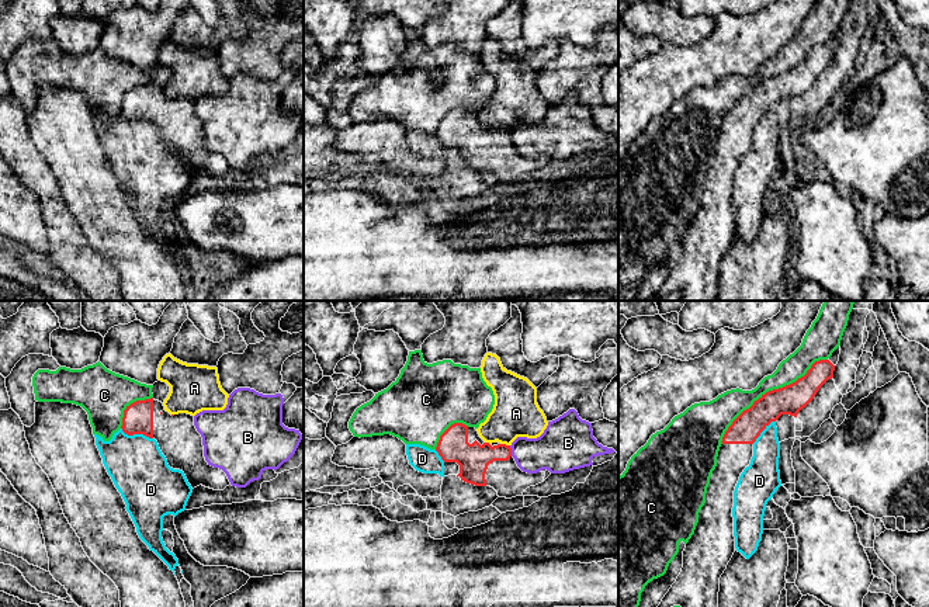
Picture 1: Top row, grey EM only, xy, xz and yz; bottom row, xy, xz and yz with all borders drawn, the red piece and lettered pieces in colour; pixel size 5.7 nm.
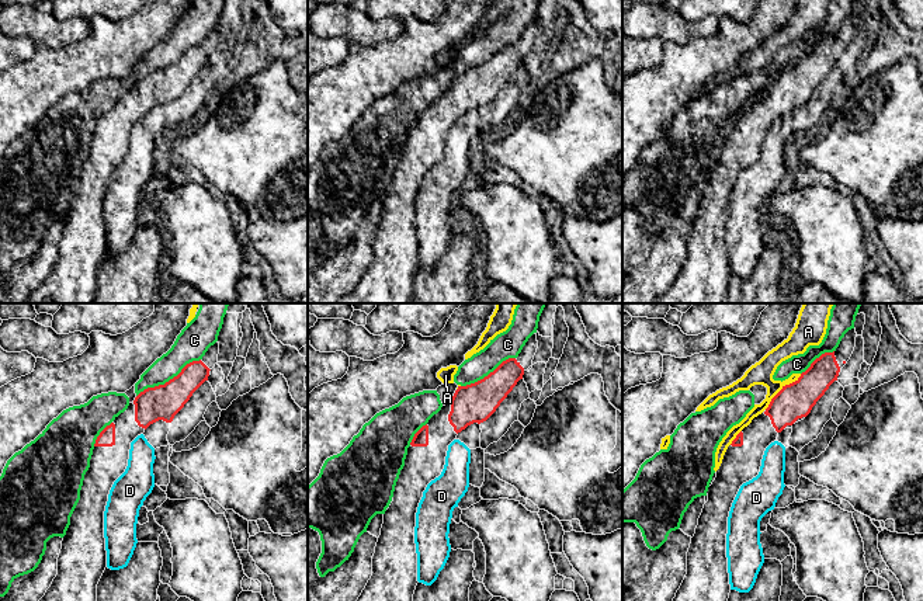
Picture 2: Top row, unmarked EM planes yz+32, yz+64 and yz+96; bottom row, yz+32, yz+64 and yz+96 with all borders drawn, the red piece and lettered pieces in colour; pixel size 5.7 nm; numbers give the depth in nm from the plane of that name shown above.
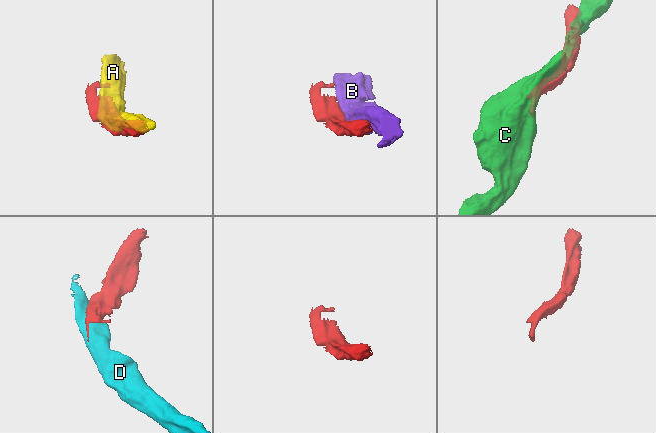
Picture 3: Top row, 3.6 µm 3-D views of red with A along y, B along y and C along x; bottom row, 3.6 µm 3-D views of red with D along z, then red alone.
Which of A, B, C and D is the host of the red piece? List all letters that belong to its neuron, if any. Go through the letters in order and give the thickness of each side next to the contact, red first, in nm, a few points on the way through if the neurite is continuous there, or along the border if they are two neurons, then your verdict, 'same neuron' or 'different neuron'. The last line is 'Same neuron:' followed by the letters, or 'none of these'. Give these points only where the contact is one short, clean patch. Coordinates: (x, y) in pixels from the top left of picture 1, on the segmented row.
A: calibres 180 and 280 nm; different neuron
B: calibres 180 and 240 nm; different neuron
C: calibres 170 and 160 nm; different neuron
D: calibres 180 and 320 nm; different neuron
Same neuron: none of these

